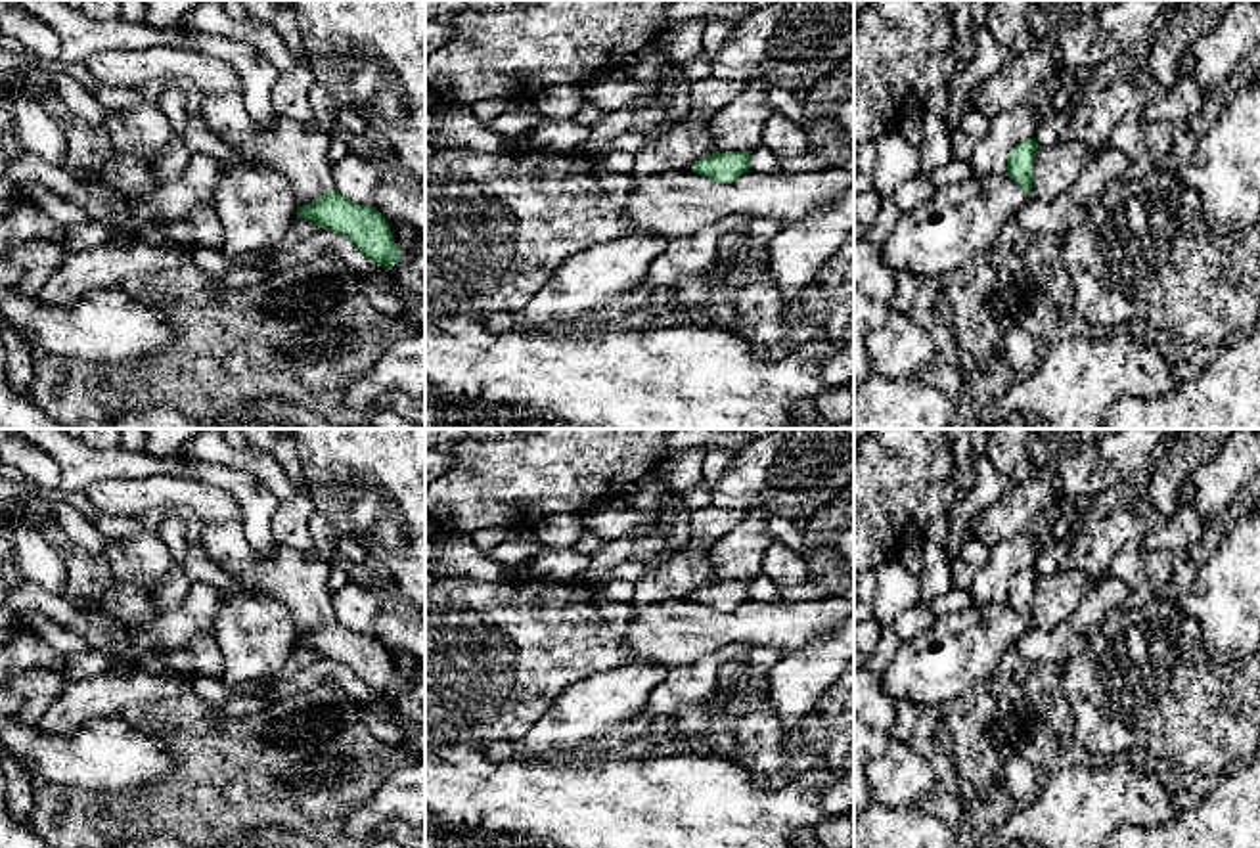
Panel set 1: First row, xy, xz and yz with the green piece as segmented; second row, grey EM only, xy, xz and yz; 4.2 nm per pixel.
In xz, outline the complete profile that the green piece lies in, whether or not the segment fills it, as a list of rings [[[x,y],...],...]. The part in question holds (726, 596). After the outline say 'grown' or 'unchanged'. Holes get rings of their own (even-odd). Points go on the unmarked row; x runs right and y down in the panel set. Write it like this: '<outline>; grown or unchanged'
[[[751,580],[712,582],[693,591],[691,599],[716,609],[718,613],[731,613],[741,603],[749,601]]]; unchanged

